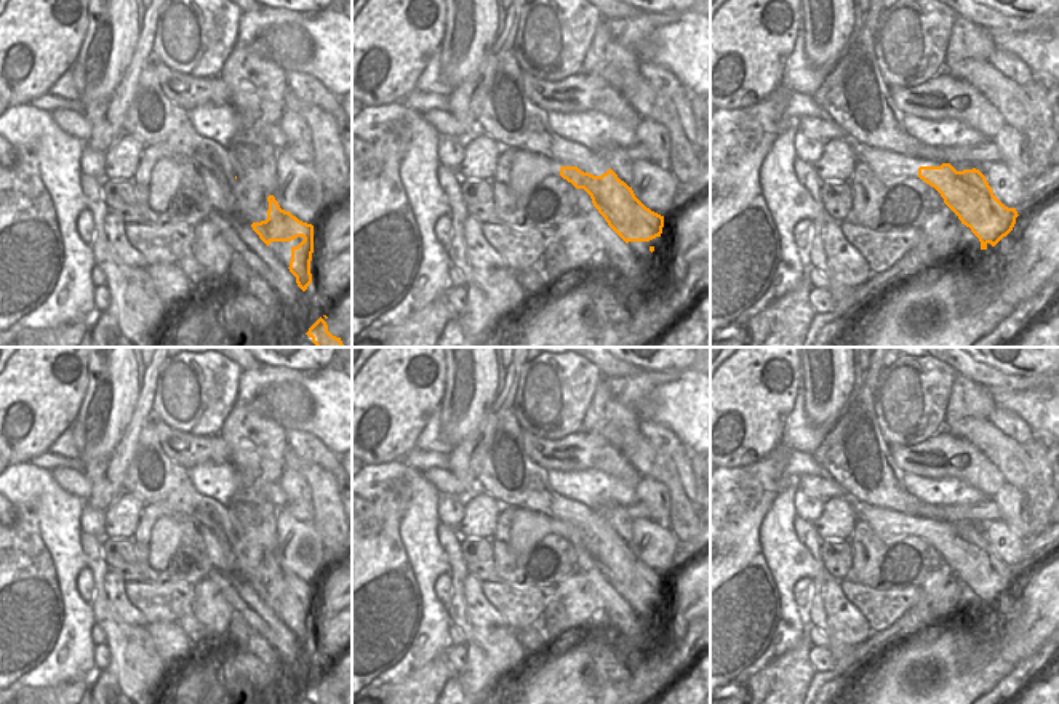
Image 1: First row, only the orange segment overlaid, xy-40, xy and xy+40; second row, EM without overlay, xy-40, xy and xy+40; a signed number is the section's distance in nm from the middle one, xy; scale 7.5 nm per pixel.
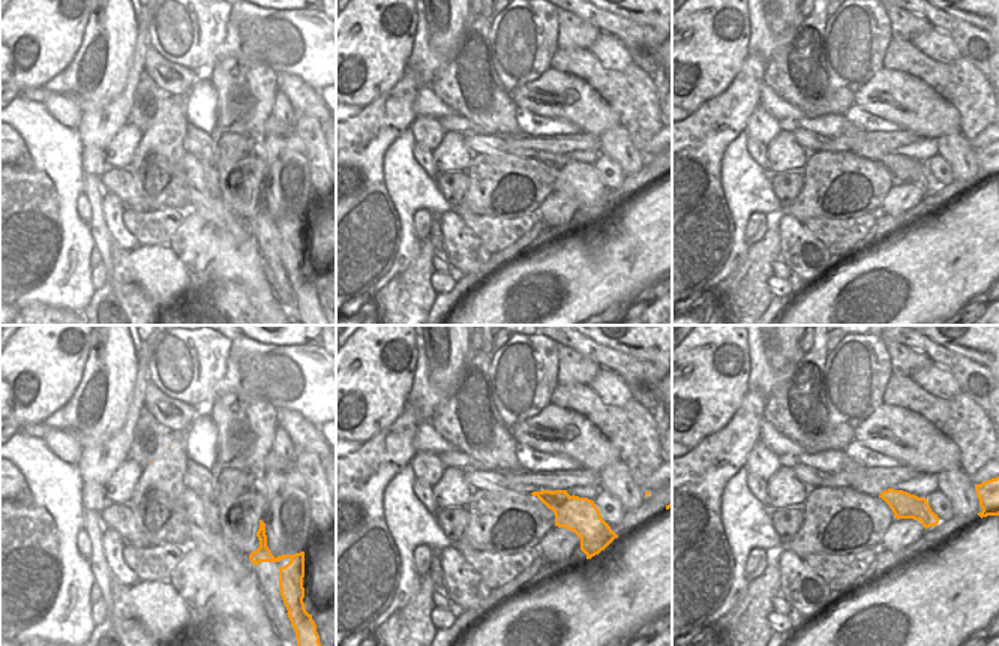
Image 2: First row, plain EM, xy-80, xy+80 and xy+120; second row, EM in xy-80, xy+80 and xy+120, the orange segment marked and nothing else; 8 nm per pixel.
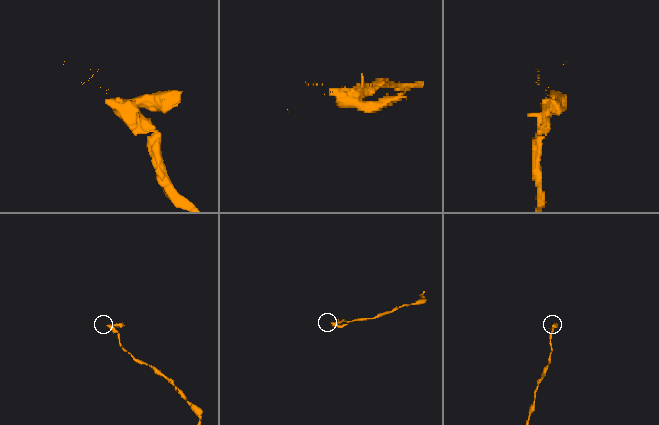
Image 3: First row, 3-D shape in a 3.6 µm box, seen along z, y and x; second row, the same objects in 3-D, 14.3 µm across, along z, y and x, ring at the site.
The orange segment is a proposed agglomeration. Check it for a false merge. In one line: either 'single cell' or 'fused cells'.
fused cells

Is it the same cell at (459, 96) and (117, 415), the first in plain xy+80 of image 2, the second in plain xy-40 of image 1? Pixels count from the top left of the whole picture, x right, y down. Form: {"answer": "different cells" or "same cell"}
{"answer": "different cells"}

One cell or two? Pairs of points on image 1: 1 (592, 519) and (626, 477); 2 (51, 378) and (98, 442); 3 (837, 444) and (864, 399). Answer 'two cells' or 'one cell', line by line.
1: two cells
2: two cells
3: one cell

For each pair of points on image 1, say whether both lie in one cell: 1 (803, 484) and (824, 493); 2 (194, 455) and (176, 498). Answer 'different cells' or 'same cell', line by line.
1: same cell
2: different cells

